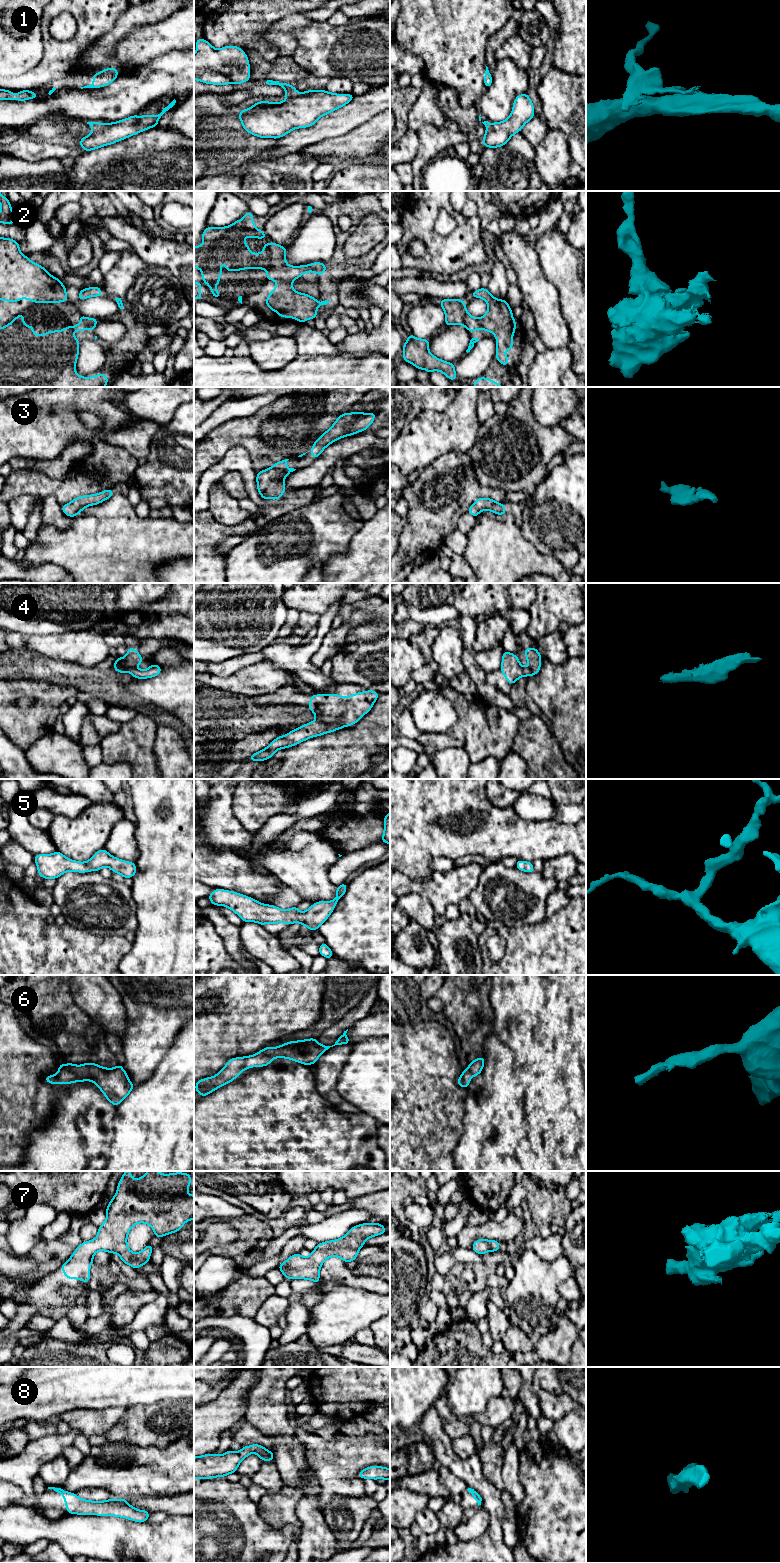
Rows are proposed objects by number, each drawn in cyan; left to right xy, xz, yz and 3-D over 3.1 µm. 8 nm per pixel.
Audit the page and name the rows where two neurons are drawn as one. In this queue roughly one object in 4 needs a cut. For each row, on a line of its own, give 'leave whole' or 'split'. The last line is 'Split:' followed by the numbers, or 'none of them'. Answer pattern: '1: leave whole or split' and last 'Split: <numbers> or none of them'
1: split
2: leave whole
3: leave whole
4: split
5: leave whole
6: leave whole
7: leave whole
8: leave whole
Split: 1, 4

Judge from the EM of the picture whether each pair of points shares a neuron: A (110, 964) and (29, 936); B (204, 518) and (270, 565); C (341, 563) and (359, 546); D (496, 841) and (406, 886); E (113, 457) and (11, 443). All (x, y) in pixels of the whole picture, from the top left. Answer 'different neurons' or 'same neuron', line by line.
A: same neuron
B: different neurons
C: same neuron
D: different neurons
E: different neurons

